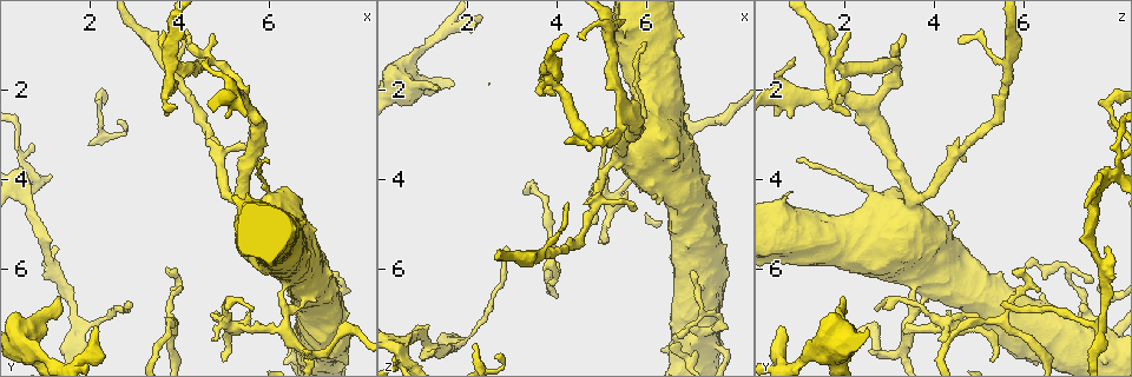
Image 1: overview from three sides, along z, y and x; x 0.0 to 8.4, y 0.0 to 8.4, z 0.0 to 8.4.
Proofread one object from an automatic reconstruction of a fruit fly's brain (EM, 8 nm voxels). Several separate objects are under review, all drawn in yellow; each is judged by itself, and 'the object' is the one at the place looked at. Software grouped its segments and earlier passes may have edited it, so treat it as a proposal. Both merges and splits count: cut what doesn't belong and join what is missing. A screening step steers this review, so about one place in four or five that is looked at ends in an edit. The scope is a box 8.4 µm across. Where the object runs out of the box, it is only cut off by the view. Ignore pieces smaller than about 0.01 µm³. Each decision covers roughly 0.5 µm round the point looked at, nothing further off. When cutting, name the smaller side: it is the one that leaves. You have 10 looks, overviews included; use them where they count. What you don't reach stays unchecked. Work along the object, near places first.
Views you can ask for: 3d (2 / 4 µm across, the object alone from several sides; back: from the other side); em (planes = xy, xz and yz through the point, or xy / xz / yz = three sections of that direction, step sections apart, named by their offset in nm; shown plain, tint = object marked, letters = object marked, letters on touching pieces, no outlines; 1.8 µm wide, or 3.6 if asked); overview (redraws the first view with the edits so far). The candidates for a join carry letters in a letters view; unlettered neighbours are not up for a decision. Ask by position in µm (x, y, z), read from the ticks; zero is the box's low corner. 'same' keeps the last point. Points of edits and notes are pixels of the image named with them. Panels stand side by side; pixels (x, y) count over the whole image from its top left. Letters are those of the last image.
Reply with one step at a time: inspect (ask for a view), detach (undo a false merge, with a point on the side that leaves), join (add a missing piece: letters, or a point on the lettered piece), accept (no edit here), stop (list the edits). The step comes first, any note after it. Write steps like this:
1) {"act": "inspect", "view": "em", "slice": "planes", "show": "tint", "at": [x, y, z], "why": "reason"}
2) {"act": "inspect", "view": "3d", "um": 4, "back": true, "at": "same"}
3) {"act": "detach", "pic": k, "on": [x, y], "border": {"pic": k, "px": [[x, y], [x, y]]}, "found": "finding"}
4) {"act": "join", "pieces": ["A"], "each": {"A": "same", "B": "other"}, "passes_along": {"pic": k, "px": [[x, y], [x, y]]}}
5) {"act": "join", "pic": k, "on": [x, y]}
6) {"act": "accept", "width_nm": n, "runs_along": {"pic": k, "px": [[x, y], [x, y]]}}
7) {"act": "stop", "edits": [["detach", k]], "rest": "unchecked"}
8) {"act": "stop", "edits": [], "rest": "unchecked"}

{"act": "inspect", "view": "3d", "um": 2, "at": [4.90, 3.45, 4.50], "why": "arms part here"}

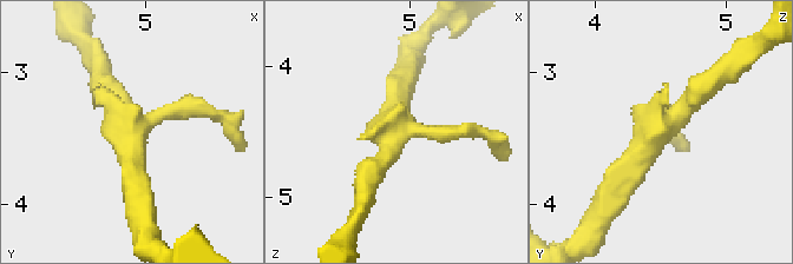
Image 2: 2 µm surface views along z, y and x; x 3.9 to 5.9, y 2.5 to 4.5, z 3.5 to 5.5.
{"act": "inspect", "view": "em", "slice": "planes", "show": "letters", "at": [4.88, 3.40, 4.48], "why": "now the EM"}

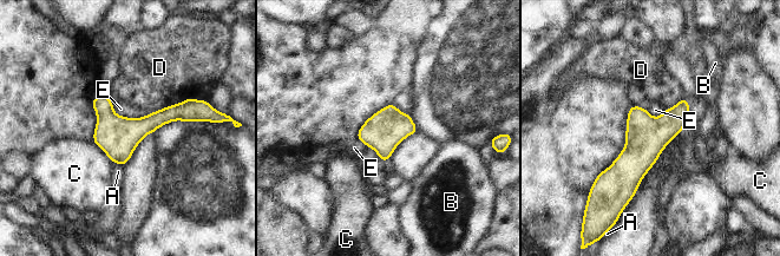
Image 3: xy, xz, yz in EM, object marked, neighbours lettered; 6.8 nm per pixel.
{"act": "accept", "each": {"A": "other", "B": "other", "C": "other", "D": "other", "E": "other"}, "border": {"pic": 3, "px": [[112, 104], [125, 117], [149, 112]]}, "found": "continuous, no second cell"}

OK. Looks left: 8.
{"act": "inspect", "view": "3d", "um": 2, "at": [3.85, 7.20, 5.50], "why": "three arms meet"}

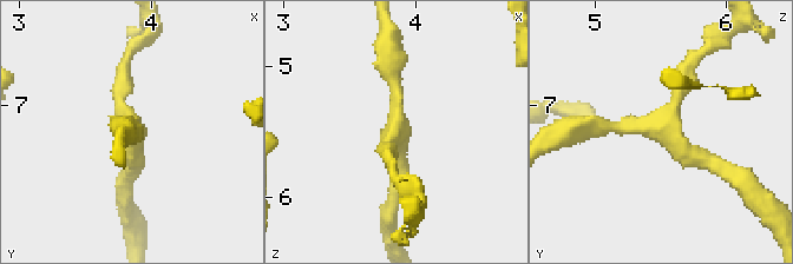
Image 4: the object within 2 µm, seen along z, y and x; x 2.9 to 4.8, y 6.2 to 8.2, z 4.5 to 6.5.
{"act": "inspect", "view": "em", "slice": "planes", "show": "tint", "at": [3.86, 7.18, 5.46], "arms": 3, "why": "need the tissue"}

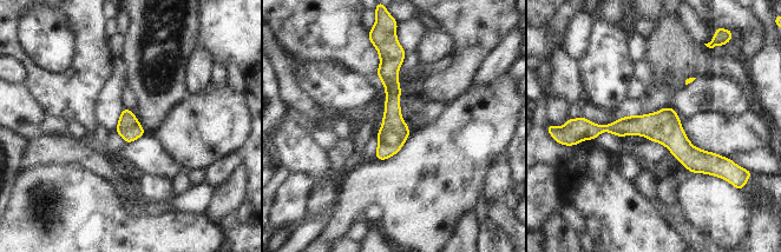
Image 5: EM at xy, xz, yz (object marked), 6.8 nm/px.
{"act": "inspect", "view": "em", "slice": "planes", "show": "letters", "at": "same"}

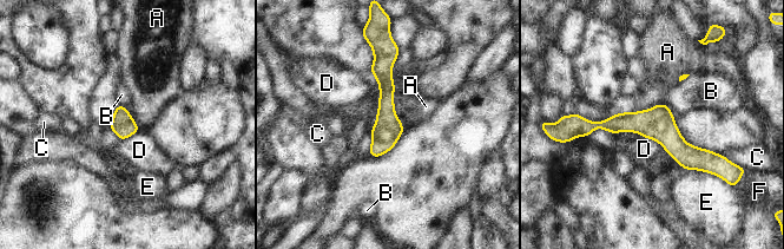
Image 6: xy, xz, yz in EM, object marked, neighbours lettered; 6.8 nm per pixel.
{"act": "accept", "longest_contact_nm": ["D", 380], "each": {"A": "other", "B": "other", "C": "other", "D": "other", "E": "other", "F": "other"}, "found": "all the same cell"}

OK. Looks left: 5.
{"act": "inspect", "view": "3d", "um": 2, "at": [5.25, 7.20, 4.40], "why": "a fork"}

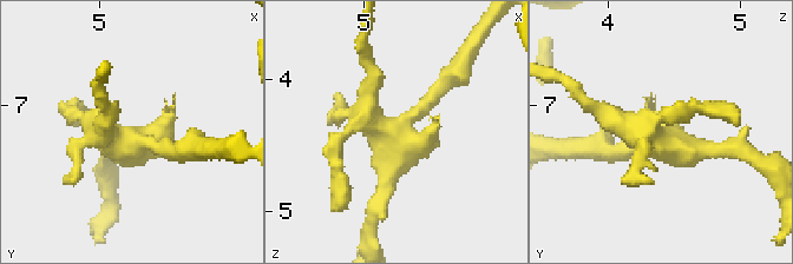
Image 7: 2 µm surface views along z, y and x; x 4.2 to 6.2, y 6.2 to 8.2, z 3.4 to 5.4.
{"act": "inspect", "view": "em", "slice": "yz", "step": 4, "show": "tint", "at": [5.30, 7.28, 4.38], "why": "need the tissue"}

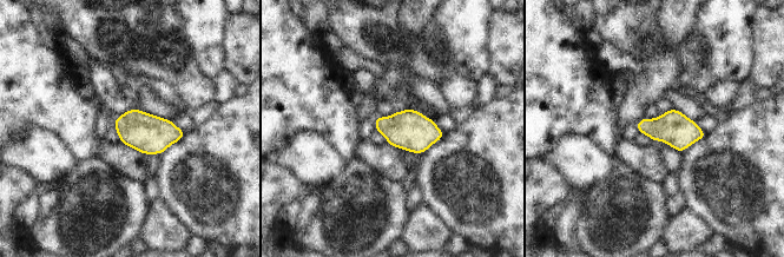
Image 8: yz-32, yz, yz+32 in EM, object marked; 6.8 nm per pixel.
{"act": "inspect", "view": "em", "slice": "planes", "show": "letters", "at": "same", "why": "another direction"}

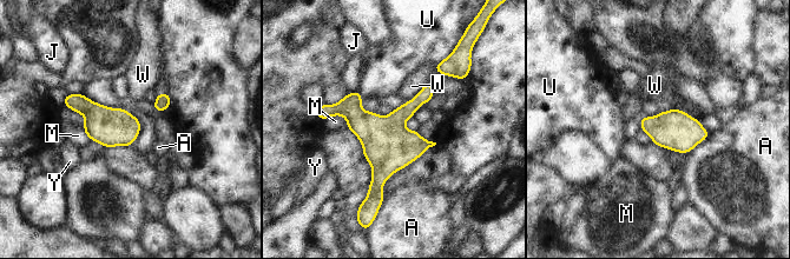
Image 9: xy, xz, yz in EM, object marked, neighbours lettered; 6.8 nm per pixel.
{"act": "accept", "each": {"A": "other", "J": "other", "M": "other", "U": "other", "W": "other", "Y": "other"}, "found": "one cell here"}

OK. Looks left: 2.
{"act": "inspect", "view": "em", "slice": "xz", "step": 8, "show": "tint", "at": [5.70, 4.80, 3.50], "why": "thick turns thin"}

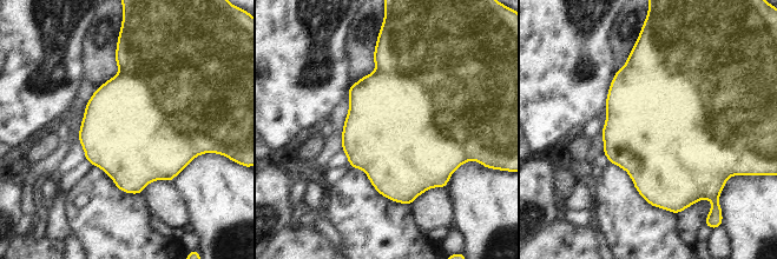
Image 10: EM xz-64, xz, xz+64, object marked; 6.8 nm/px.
{"act": "inspect", "view": "em", "slice": "planes", "show": "letters", "at": "same"}

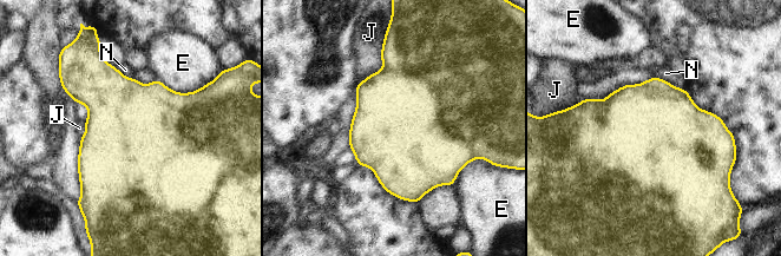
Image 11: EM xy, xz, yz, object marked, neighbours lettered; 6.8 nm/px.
{"act": "accept", "each": {"E": "other", "J": "other", "N": "other"}, "border": {"pic": 11, "px": [[655, 76], [686, 90]]}, "found": "one cell here"}

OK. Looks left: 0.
{"act": "stop", "edits": [], "rest": "unchecked"}

